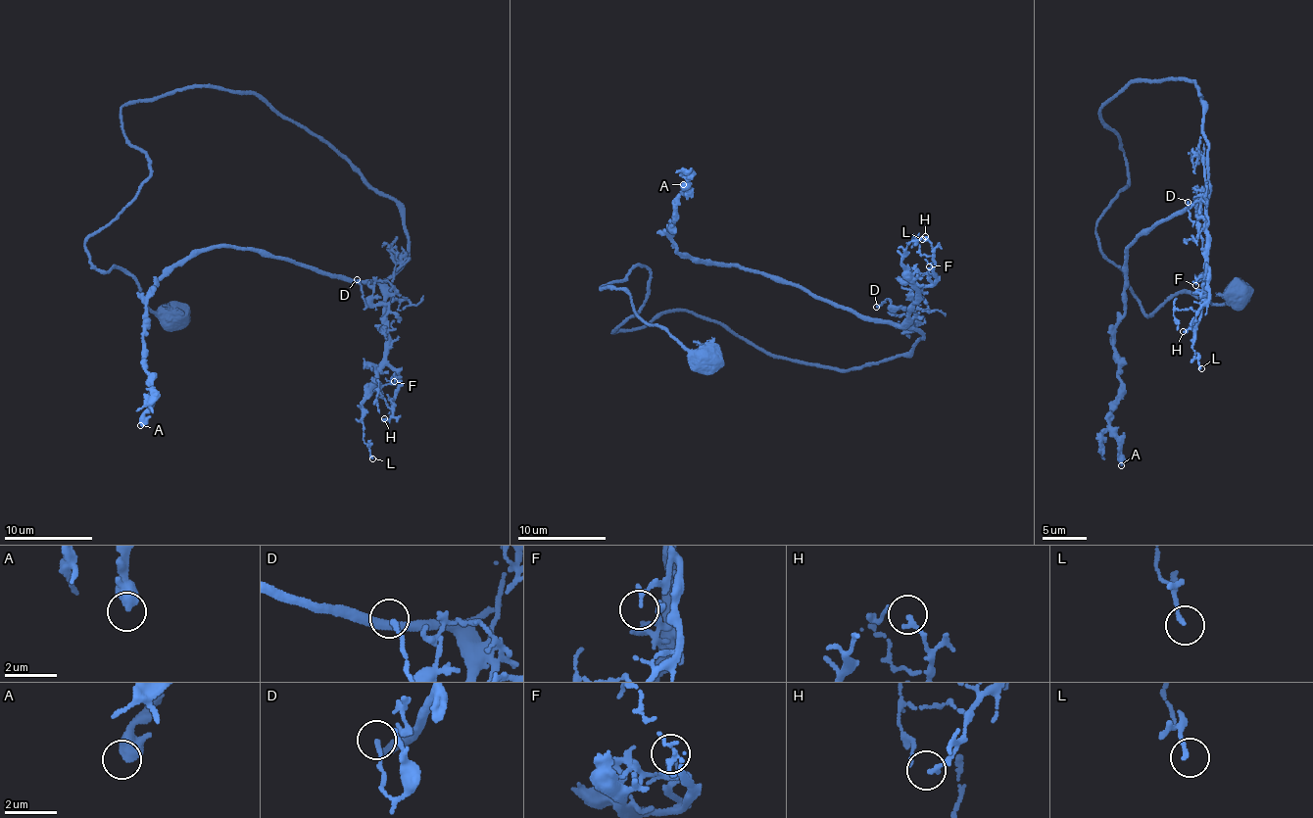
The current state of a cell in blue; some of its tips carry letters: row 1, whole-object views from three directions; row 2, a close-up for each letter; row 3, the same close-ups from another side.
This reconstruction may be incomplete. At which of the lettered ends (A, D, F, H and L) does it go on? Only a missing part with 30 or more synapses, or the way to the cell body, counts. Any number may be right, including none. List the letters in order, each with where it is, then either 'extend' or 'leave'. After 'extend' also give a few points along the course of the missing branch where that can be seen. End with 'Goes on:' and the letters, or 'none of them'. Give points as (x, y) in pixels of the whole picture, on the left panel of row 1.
A: at (140, 425); leave
D: at (357, 279); leave
F: at (394, 381); leave
H: at (384, 418); leave
L: at (372, 458); leave
Goes on: none of them

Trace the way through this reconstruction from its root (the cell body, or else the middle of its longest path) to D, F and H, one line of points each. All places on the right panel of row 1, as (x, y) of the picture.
D: (1240, 294), (1150, 316), (1098, 245), (1129, 185), (1099, 113), (1135, 79), (1202, 97), (1193, 221), (1188, 202)
F: (1240, 294), (1150, 316), (1098, 245), (1129, 185), (1099, 113), (1140, 78), (1203, 98), (1195, 285)
H: (1240, 294), (1150, 316), (1098, 245), (1129, 185), (1099, 113), (1135, 79), (1203, 98), (1209, 301), (1183, 331)

